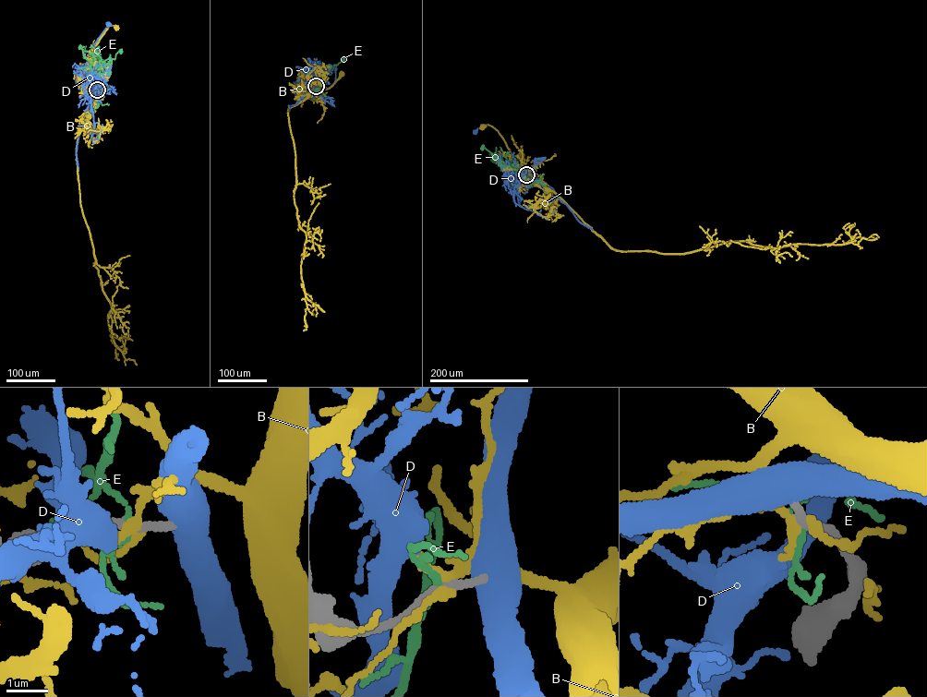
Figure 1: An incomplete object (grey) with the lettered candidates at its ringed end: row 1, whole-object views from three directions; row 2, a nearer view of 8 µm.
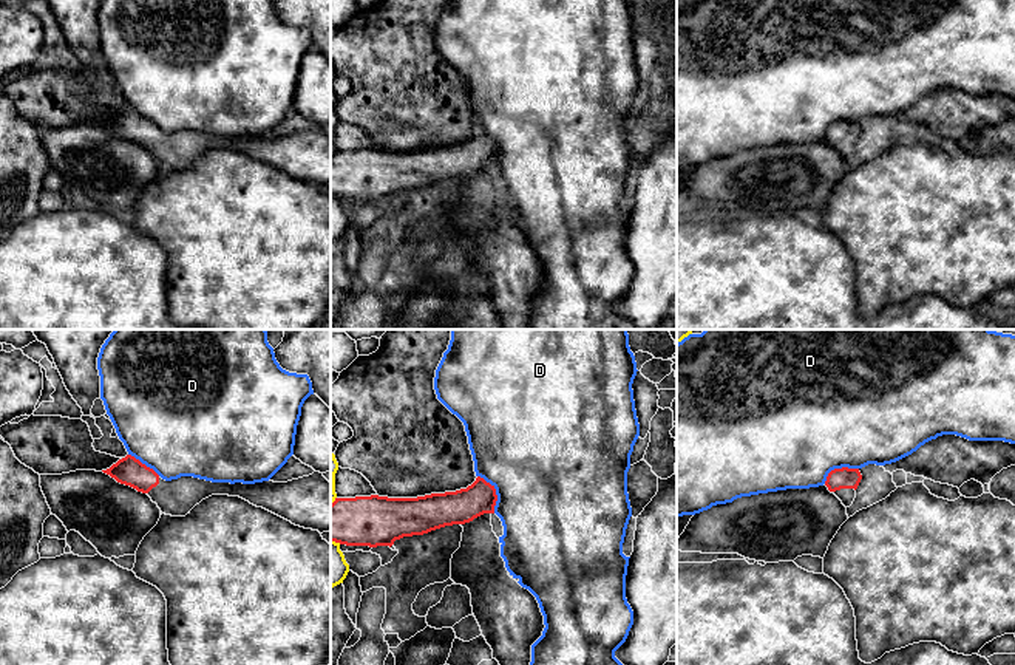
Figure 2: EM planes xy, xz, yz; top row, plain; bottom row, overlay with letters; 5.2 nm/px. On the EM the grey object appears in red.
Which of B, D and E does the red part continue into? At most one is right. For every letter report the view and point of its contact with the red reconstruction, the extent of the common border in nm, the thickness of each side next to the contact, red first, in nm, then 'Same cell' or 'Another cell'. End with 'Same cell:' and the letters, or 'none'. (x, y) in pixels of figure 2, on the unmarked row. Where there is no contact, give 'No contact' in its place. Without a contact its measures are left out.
B: Touches red at xz (336, 195). Shared border 60 nm. Thickness 260 nm (red) against 170 nm. Another cell
D: Touches red at xz (495, 146). Shared border 220 nm. Thickness 180 nm (red) against 480 nm. Another cell
E: No contact. Another cell
Same cell: none

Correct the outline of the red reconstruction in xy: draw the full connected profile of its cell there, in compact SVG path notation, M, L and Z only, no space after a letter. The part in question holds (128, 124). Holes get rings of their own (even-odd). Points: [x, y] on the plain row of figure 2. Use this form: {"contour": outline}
{"contour": "M131 108L102 124L117 136L147 147L162 167L185 170L212 148L239 150L295 179L331 186L331 136L320 125L287 136L212 136L193 130L165 135Z"}

